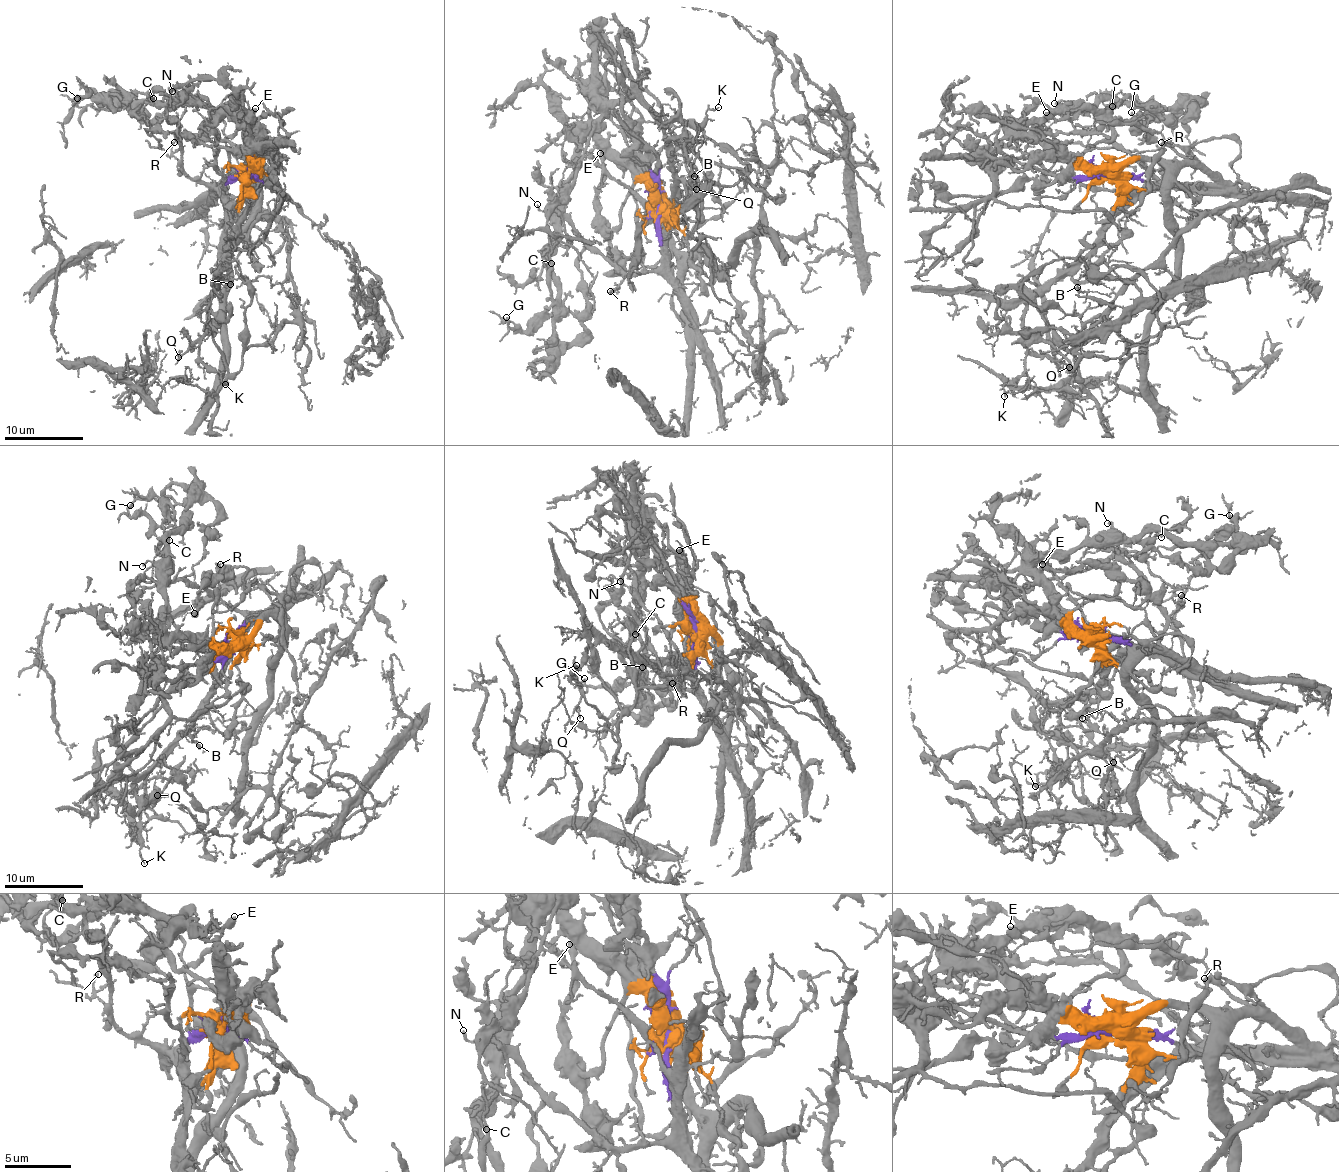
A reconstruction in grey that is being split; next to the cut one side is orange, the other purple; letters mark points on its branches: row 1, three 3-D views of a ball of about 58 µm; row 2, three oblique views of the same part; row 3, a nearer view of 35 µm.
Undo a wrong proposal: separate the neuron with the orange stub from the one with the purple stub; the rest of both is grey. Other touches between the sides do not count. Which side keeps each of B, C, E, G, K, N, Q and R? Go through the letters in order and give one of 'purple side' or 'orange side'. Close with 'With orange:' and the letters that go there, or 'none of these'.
B: purple side
C: orange side
E: orange side
G: orange side
K: purple side
N: orange side
Q: purple side
R: purple side
With orange: C, E, G, N

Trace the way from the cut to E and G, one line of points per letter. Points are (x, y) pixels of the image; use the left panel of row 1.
E: (247, 179), (251, 162), (247, 156), (218, 138), (215, 124), (230, 106), (233, 116), (250, 114), (255, 107)
G: (247, 179), (254, 168), (238, 118), (159, 92), (128, 109), (112, 94), (77, 97)

